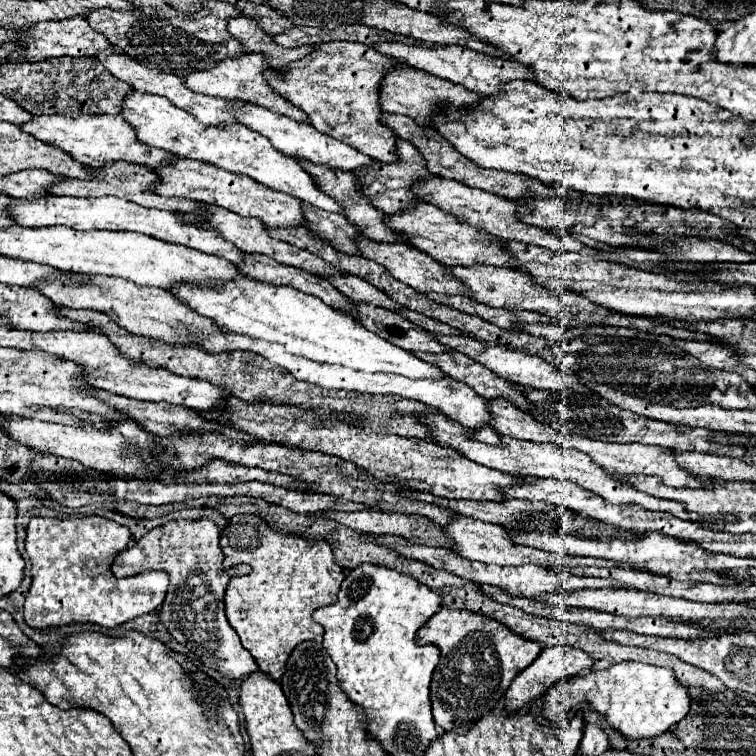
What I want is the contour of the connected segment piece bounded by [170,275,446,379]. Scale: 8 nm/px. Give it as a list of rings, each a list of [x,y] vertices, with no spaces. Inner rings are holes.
[[[244,275],[244,279],[232,279],[232,283],[224,283],[224,287],[176,287],[176,291],[170,293],[196,313],[218,323],[218,327],[280,343],[292,355],[302,355],[320,363],[346,365],[360,371],[396,373],[410,379],[446,377],[432,363],[418,359],[410,351],[394,347],[392,343],[364,329],[352,317],[342,315],[334,307],[322,303],[318,297],[306,295],[292,287],[270,285]]]

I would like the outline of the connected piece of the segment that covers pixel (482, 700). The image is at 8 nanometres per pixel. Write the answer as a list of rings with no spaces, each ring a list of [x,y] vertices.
[[[446,607],[434,613],[424,627],[418,629],[416,641],[420,645],[436,645],[440,649],[440,663],[436,665],[430,683],[430,701],[434,721],[446,733],[464,733],[472,723],[476,723],[476,719],[482,719],[492,711],[504,697],[512,679],[540,653],[540,645],[536,641],[514,635],[494,619]]]

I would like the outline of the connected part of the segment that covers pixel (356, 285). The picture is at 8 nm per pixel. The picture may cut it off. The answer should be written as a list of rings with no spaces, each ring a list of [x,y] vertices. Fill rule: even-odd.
[[[336,275],[336,279],[328,279],[330,283],[334,283],[336,289],[340,289],[342,295],[350,297],[352,301],[364,301],[364,303],[374,303],[376,307],[384,307],[384,309],[404,309],[400,305],[396,305],[394,301],[388,301],[388,297],[384,297],[382,291],[376,291],[376,287],[372,287],[370,283],[352,277],[352,275]]]

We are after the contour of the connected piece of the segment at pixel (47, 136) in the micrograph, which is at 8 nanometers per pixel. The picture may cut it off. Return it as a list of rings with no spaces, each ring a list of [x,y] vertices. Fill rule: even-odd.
[[[38,115],[22,125],[22,131],[34,135],[36,139],[60,147],[72,159],[86,167],[102,167],[108,161],[126,161],[146,167],[158,167],[164,159],[178,159],[172,153],[148,147],[136,139],[134,129],[120,119],[120,115],[78,115],[78,117],[64,117],[64,115]]]

